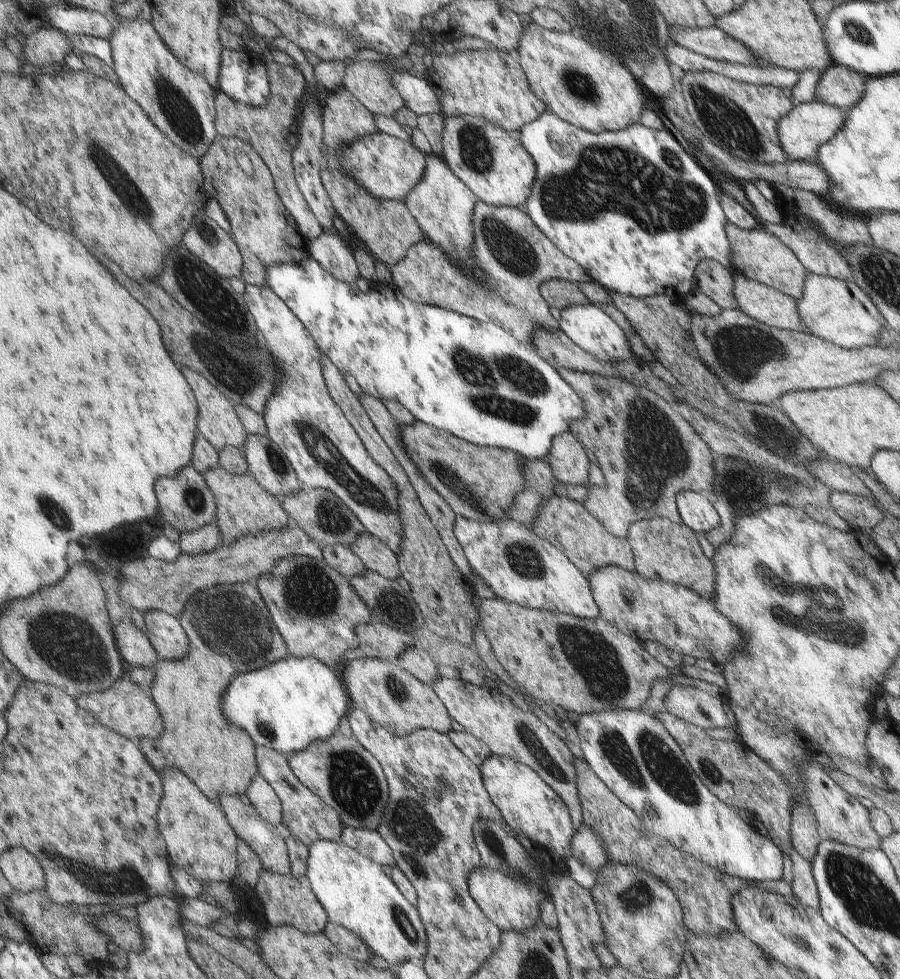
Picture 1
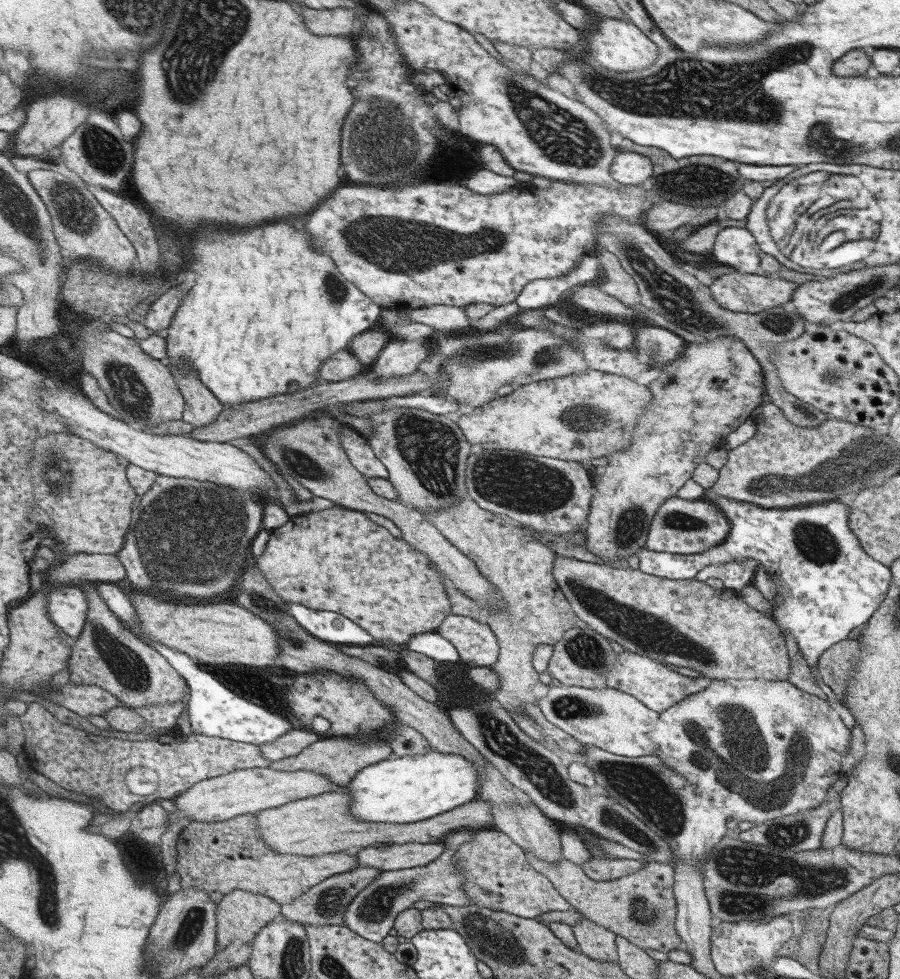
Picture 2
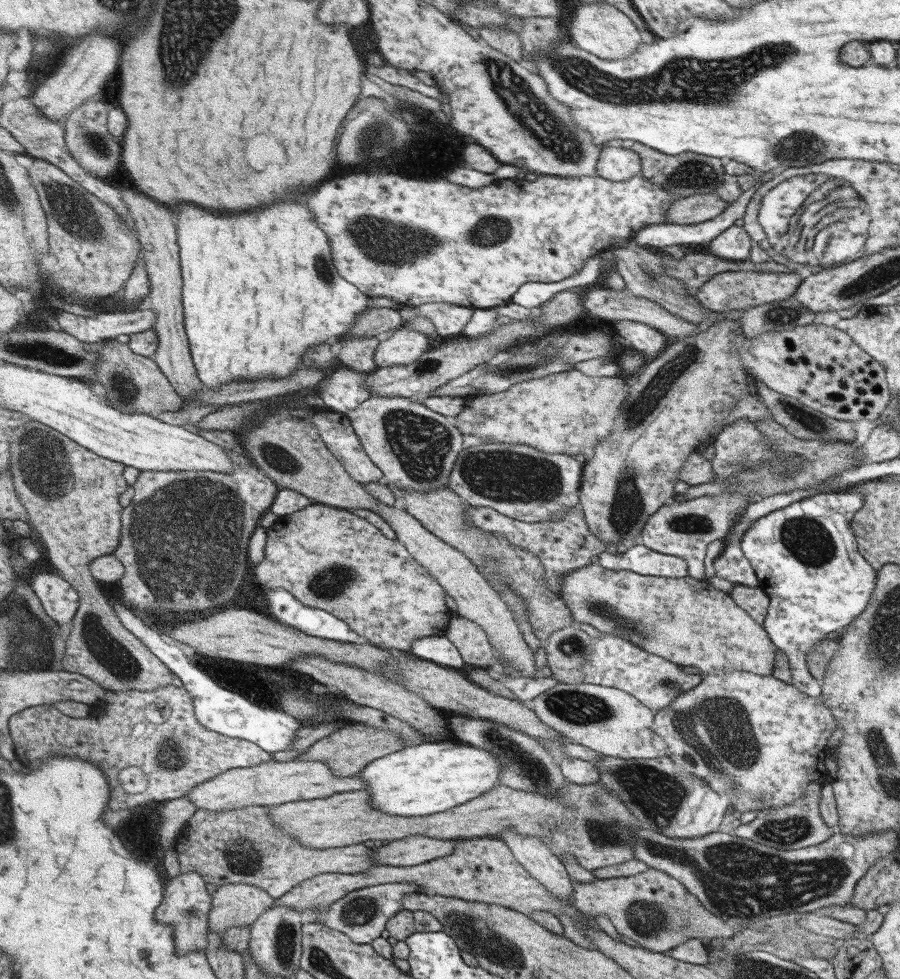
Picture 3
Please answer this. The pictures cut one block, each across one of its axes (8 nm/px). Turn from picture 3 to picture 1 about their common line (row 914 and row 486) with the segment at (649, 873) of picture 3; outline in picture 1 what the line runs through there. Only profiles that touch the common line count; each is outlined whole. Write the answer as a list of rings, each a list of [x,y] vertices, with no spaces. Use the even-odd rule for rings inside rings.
[[[559,370],[559,374],[563,376],[563,380],[565,380],[565,382],[583,398],[583,402],[585,402],[585,414],[587,414],[587,416],[585,416],[581,422],[573,422],[569,432],[583,444],[583,448],[591,450],[591,452],[597,456],[599,468],[601,468],[601,472],[603,472],[603,476],[605,476],[605,484],[603,484],[601,488],[587,484],[589,496],[587,496],[585,502],[581,502],[581,504],[585,506],[585,510],[587,510],[607,532],[611,532],[615,538],[621,538],[621,540],[627,536],[629,526],[631,526],[633,522],[639,522],[639,520],[651,520],[651,518],[661,516],[661,518],[669,518],[669,520],[673,520],[673,522],[677,522],[677,524],[683,524],[683,522],[681,522],[681,516],[679,516],[679,512],[677,512],[675,496],[677,496],[679,492],[703,492],[703,490],[711,490],[711,492],[713,492],[713,490],[715,490],[715,468],[713,468],[715,456],[711,454],[711,450],[709,450],[709,446],[703,442],[703,438],[701,438],[701,436],[693,430],[693,426],[673,408],[673,404],[669,404],[669,402],[667,402],[665,398],[661,398],[659,394],[655,394],[651,388],[647,390],[647,388],[641,388],[641,386],[635,386],[635,384],[621,382],[619,378],[603,378],[603,376],[597,376],[597,374],[581,374],[581,372],[569,372],[569,370]]]

